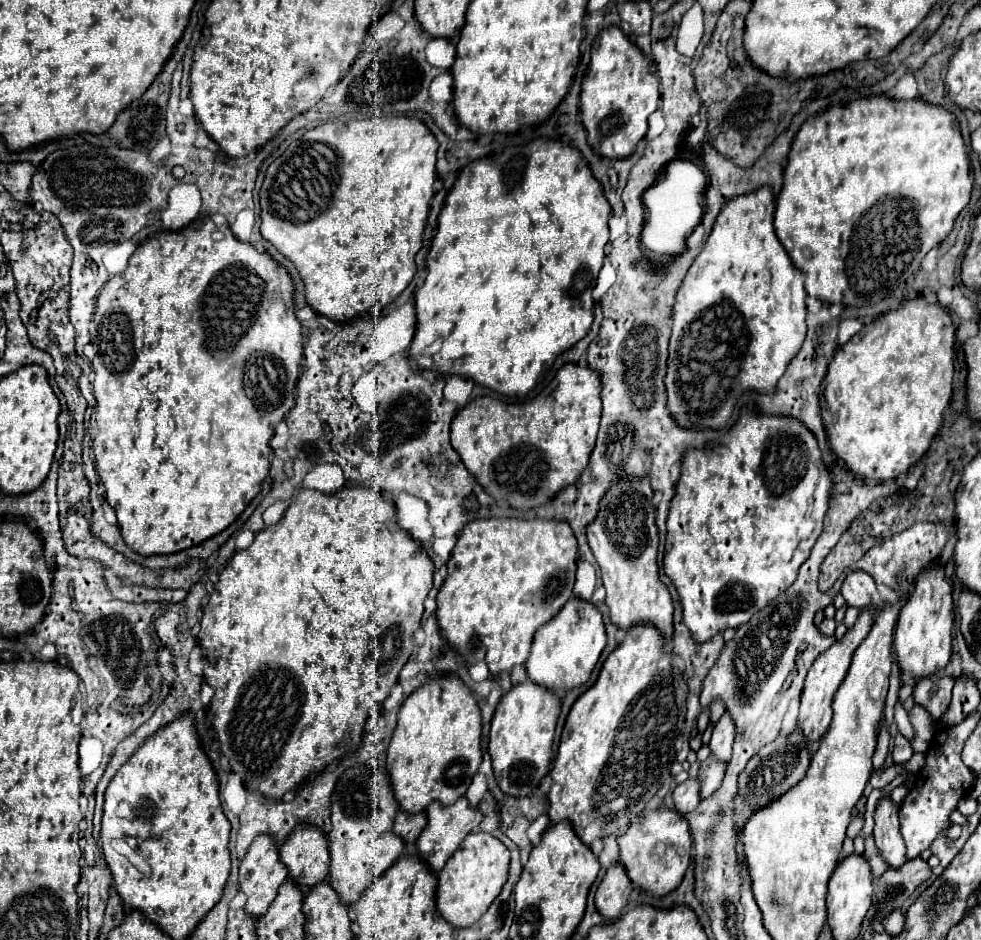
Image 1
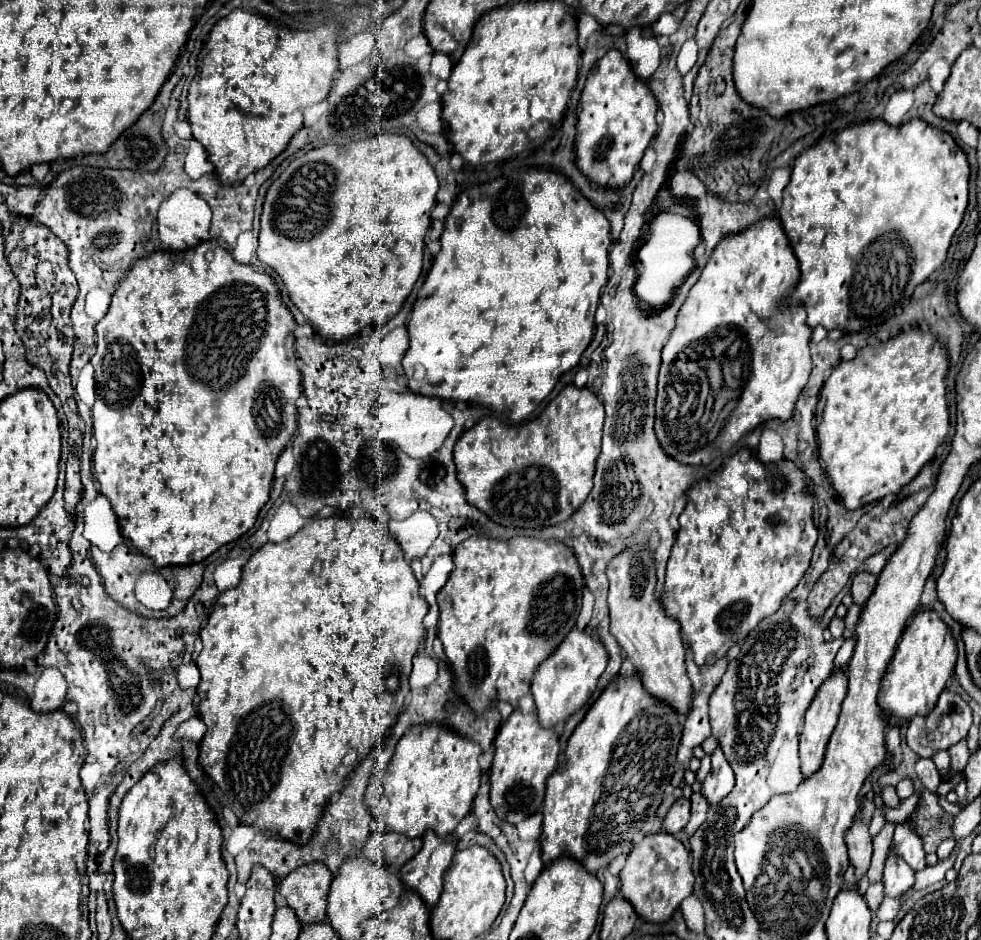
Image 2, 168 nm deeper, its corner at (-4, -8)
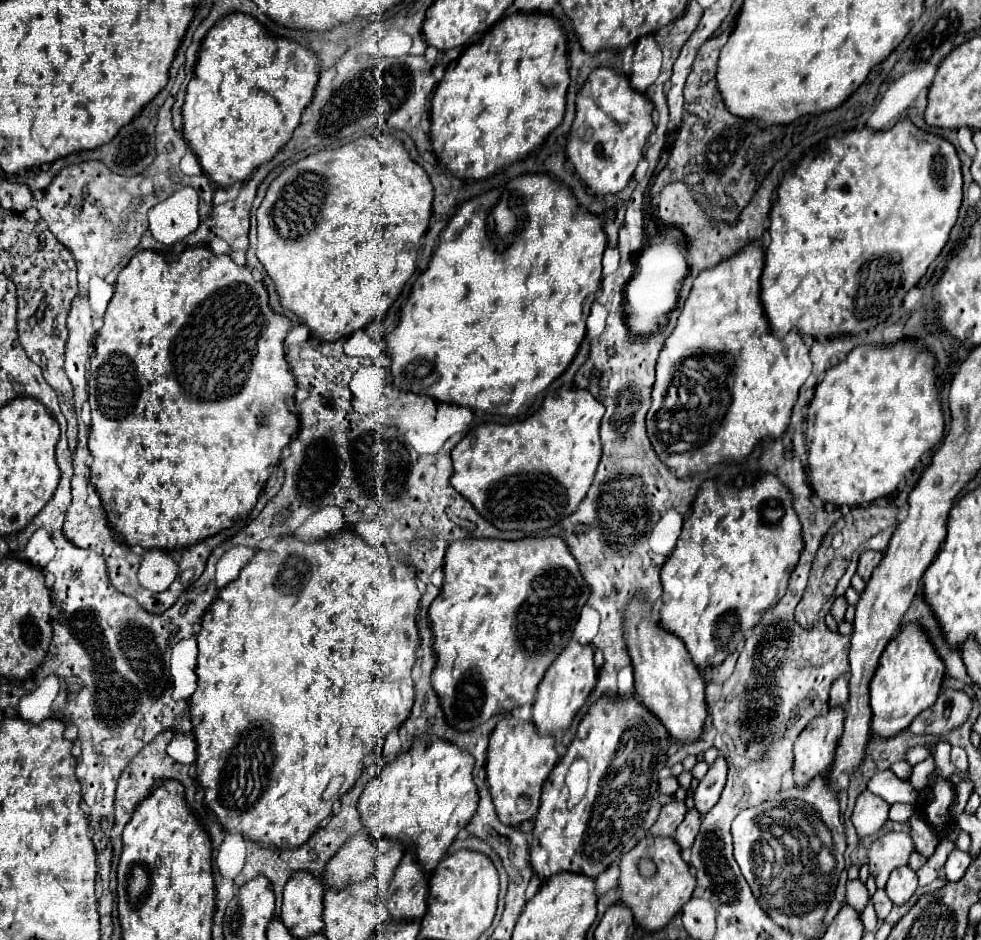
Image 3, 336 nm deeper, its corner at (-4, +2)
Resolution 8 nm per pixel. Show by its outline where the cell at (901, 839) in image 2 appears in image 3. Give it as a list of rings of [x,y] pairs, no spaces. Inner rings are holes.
[[[900,831],[884,833],[882,837],[878,837],[878,841],[874,841],[870,845],[868,865],[870,865],[870,875],[876,879],[878,889],[886,887],[888,875],[894,869],[908,863],[912,849],[914,849],[914,843],[912,843],[910,835],[900,833]]]

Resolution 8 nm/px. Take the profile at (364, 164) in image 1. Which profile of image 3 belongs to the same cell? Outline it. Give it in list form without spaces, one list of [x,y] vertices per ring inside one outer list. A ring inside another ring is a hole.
[[[388,135],[388,137],[362,137],[362,139],[356,139],[348,145],[332,149],[332,151],[326,149],[326,151],[314,153],[314,155],[286,167],[270,183],[266,197],[256,213],[256,219],[258,219],[258,251],[256,251],[256,255],[258,255],[258,261],[264,265],[268,277],[274,281],[280,305],[284,309],[290,309],[310,329],[310,333],[314,337],[318,337],[320,341],[346,339],[352,335],[352,331],[364,329],[374,319],[382,317],[390,309],[390,305],[398,299],[402,287],[416,271],[416,247],[420,245],[420,241],[428,229],[428,221],[432,215],[432,199],[434,199],[434,187],[432,187],[426,171],[410,159],[402,141],[398,141],[392,135]]]

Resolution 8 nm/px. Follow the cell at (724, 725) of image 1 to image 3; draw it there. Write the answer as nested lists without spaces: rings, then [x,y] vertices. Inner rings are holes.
[[[718,757],[718,761],[710,767],[710,771],[706,773],[706,777],[700,781],[696,793],[694,793],[694,807],[700,815],[708,813],[720,799],[720,793],[724,789],[724,781],[726,781],[726,761],[724,757]]]

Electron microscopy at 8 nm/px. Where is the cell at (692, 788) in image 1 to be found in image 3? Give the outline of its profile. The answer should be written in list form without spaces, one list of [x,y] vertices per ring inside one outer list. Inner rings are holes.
[[[672,801],[662,807],[656,823],[650,827],[650,835],[654,837],[674,837],[678,825],[686,815],[684,801]]]

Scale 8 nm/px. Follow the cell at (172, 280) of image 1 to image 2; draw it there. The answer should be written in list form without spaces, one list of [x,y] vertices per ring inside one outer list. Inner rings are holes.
[[[218,239],[202,241],[190,251],[158,249],[152,255],[138,259],[120,281],[120,287],[112,295],[108,313],[96,325],[96,353],[90,359],[96,371],[96,403],[92,407],[96,439],[94,473],[96,481],[100,483],[100,493],[108,497],[118,517],[122,535],[128,537],[142,555],[152,559],[156,567],[190,565],[204,561],[222,545],[238,539],[254,527],[258,511],[266,505],[270,495],[274,463],[296,431],[296,399],[302,393],[302,375],[298,371],[298,357],[294,353],[294,329],[296,321],[288,307],[282,303],[274,279],[270,275],[254,271],[252,265],[242,265],[234,261],[232,253],[224,249]]]

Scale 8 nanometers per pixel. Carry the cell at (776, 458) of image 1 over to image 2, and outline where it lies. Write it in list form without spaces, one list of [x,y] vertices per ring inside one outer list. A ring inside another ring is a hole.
[[[748,447],[734,453],[720,473],[700,479],[690,487],[668,559],[662,603],[666,613],[680,623],[688,637],[696,665],[714,663],[718,657],[724,657],[734,643],[742,641],[764,617],[772,615],[782,599],[798,585],[810,567],[818,541],[812,491],[810,479],[794,461],[780,459],[776,463],[762,463]]]

